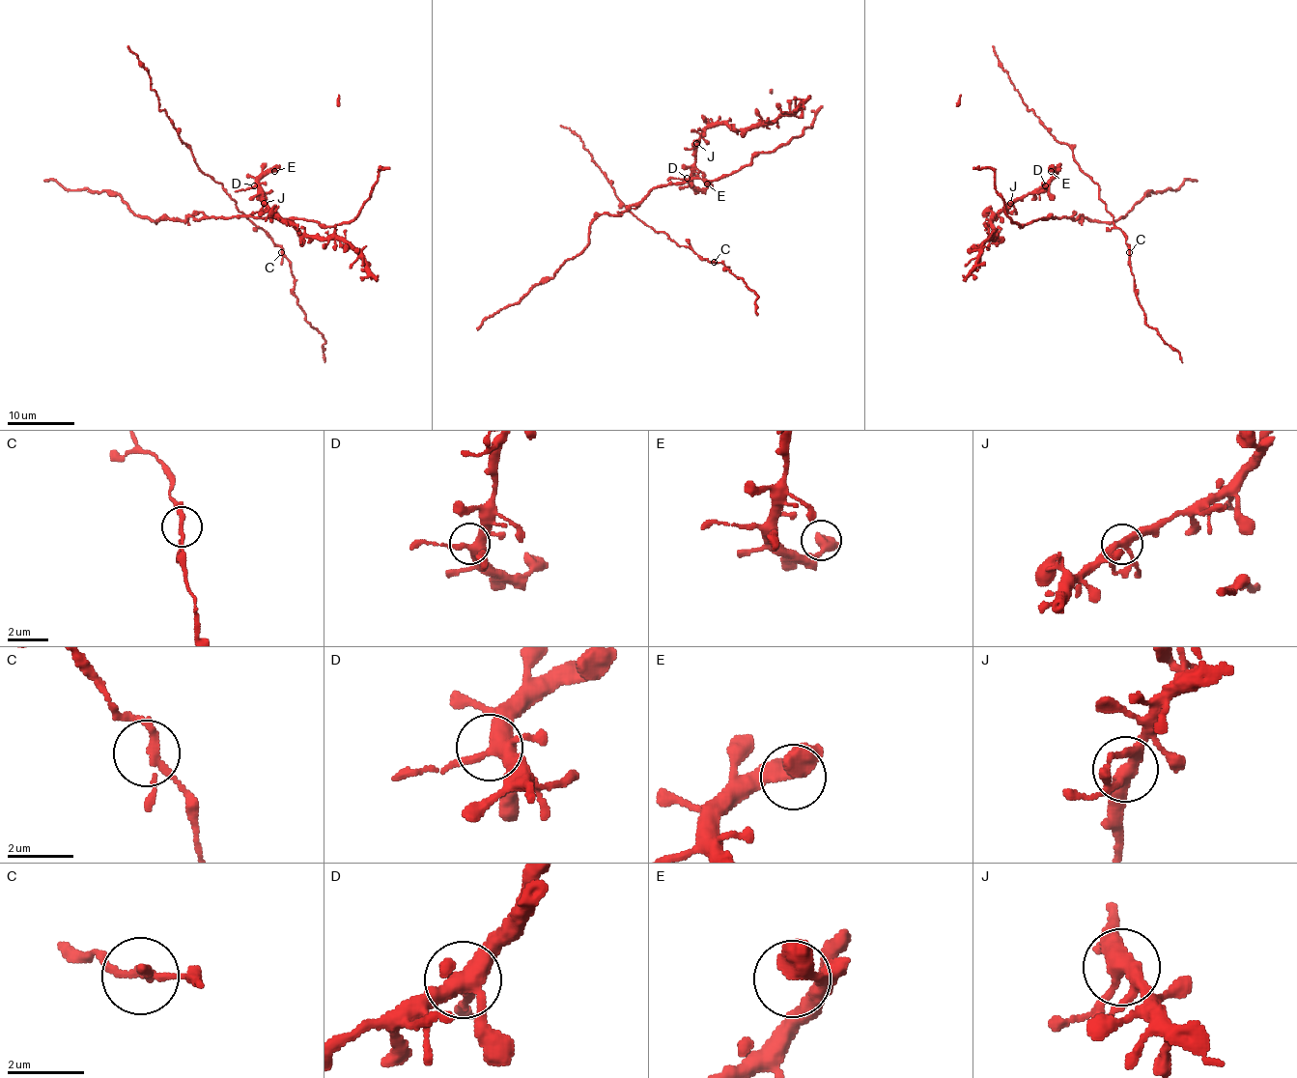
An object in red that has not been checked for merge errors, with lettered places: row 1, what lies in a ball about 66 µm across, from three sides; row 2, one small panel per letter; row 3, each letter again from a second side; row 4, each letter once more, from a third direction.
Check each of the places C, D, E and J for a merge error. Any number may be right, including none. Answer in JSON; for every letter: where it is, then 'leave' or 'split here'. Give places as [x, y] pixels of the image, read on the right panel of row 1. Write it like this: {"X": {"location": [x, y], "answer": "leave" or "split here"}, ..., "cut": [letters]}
{"C": {"location": [1129, 252], "answer": "leave"}, "D": {"location": [1045, 185], "answer": "leave"}, "E": {"location": [1051, 171], "answer": "leave"}, "J": {"location": [1010, 203], "answer": "leave"}, "cut": []}

